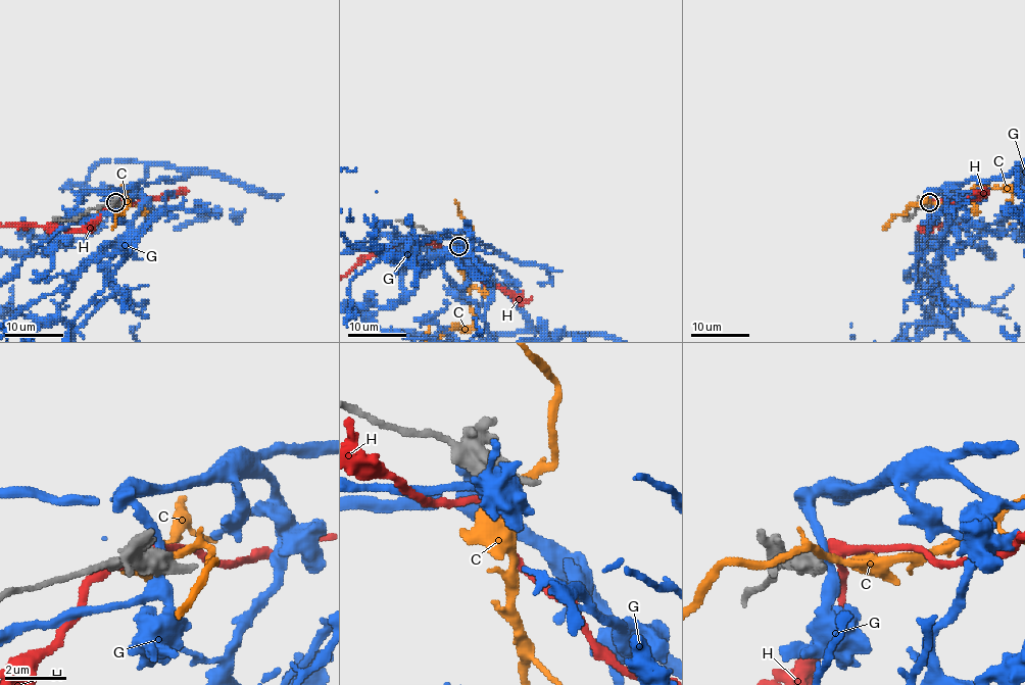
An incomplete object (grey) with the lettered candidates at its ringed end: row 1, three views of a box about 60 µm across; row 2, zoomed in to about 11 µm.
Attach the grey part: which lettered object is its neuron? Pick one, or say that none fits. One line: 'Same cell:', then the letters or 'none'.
Same cell: H

